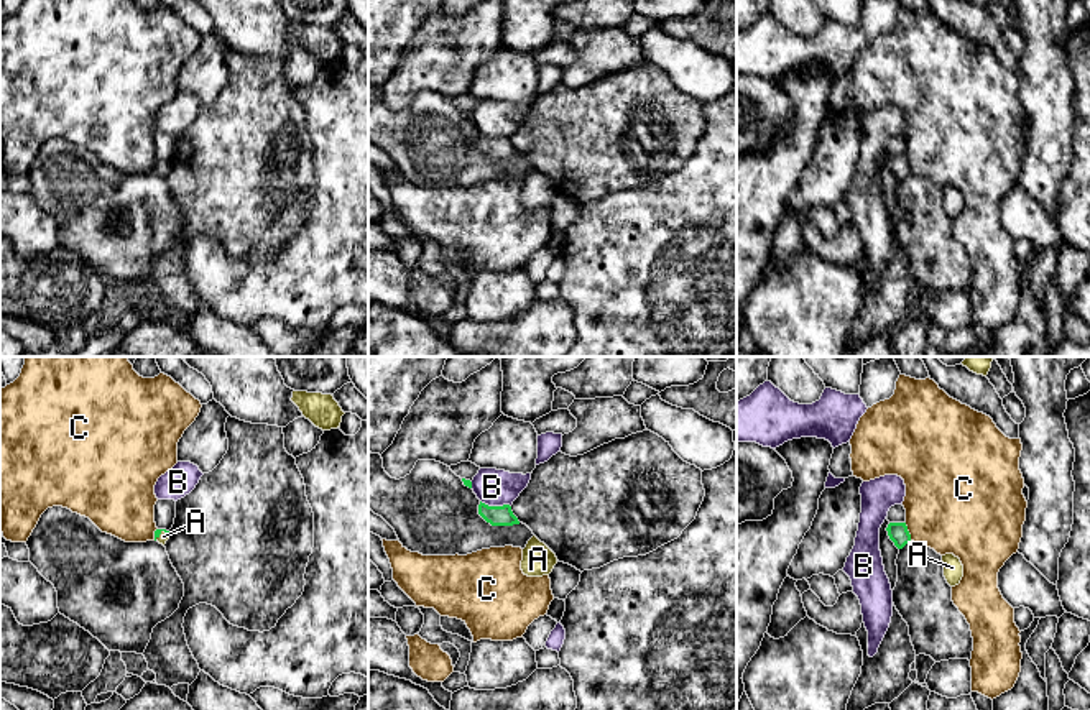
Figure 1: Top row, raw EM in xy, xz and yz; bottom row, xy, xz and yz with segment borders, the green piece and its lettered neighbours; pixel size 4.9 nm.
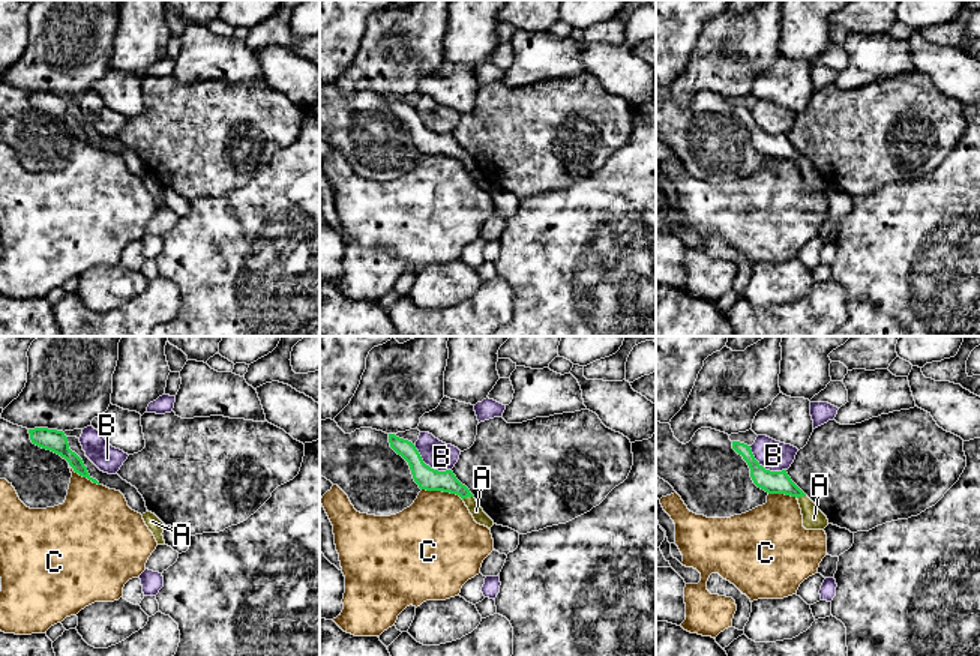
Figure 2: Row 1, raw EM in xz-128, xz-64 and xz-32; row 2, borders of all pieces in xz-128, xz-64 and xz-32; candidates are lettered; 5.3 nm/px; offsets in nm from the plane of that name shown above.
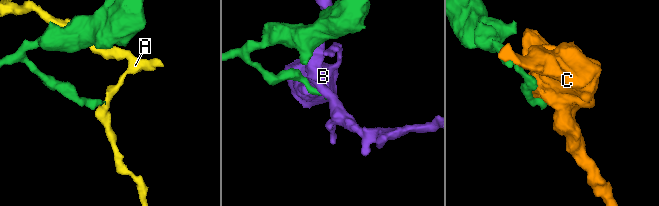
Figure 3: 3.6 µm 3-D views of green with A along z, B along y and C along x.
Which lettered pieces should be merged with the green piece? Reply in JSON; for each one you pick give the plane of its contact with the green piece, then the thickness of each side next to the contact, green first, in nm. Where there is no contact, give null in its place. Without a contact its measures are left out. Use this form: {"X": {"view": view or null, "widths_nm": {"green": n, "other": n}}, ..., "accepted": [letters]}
{"A": {"view": "xy", "widths_nm": {"green": 30, "other": 50}}, "accepted": ["A"]}

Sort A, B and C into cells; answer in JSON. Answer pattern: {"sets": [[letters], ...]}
{"sets": [["A"], ["B"], ["C"]]}

